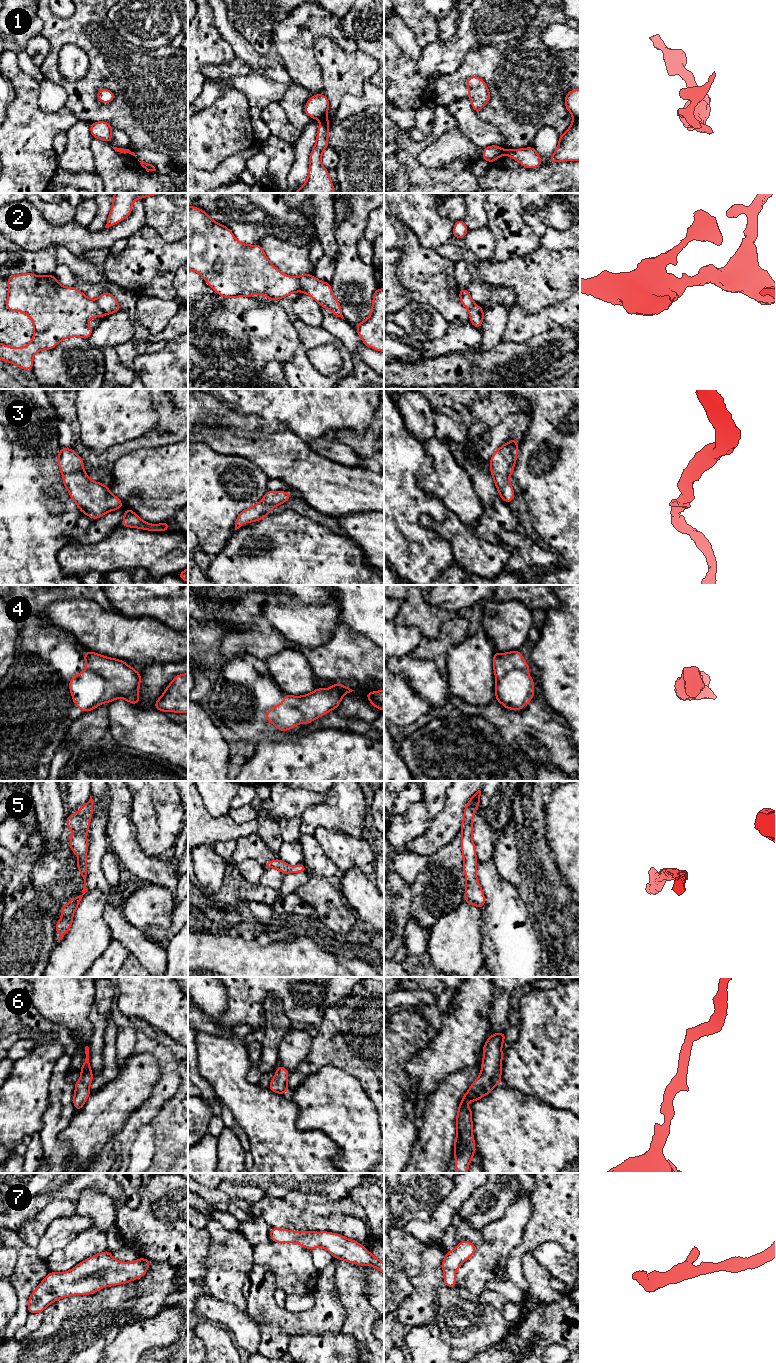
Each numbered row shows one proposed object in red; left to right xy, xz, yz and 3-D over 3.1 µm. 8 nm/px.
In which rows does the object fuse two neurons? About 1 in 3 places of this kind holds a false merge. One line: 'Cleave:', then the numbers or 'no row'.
Cleave: 1, 2

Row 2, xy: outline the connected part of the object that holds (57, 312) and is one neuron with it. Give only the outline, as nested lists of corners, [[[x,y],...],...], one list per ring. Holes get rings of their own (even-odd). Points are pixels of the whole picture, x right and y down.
[[[32,273],[12,275],[7,278],[8,295],[6,308],[10,311],[25,313],[31,317],[34,325],[34,334],[31,342],[22,347],[14,348],[0,343],[0,360],[10,362],[24,370],[33,370],[33,357],[40,350],[53,349],[62,340],[70,337],[82,337],[88,339],[93,330],[88,326],[88,321],[94,316],[104,318],[104,313],[99,310],[96,300],[88,298],[83,292],[75,287],[64,287],[59,284],[54,275],[38,276]]]

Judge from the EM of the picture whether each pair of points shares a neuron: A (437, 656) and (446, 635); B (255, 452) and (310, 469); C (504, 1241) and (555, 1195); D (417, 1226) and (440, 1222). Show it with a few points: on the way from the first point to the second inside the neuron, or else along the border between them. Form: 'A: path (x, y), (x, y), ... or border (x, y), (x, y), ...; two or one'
A: path (437, 651), (437, 648), (444, 640); one
B: path (269, 452), (284, 455), (296, 464); one
C: border (530, 1195), (530, 1218), (525, 1225), (521, 1240); two
D: path (423, 1226), (434, 1226); one

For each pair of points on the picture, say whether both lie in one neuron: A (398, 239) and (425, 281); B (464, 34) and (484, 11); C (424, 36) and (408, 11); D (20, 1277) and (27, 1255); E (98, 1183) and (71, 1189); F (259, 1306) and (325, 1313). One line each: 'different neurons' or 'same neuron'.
A: same neuron
B: same neuron
C: same neuron
D: same neuron
E: same neuron
F: same neuron

